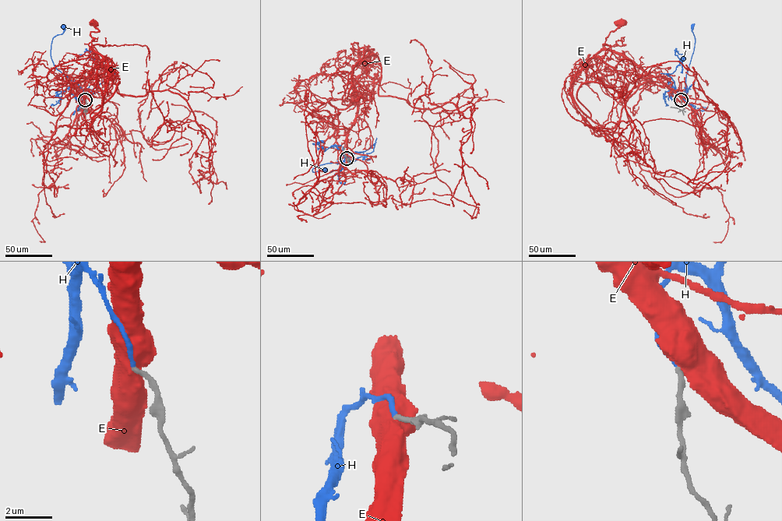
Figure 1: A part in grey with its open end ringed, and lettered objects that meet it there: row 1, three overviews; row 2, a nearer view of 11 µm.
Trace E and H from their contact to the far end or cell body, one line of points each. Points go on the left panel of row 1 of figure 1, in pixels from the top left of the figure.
E: (85, 100), (85, 81), (95, 61), (91, 47), (94, 38), (90, 33), (99, 30), (94, 23)
H: (85, 100), (75, 84), (55, 67), (51, 58), (52, 39), (62, 33), (63, 26)

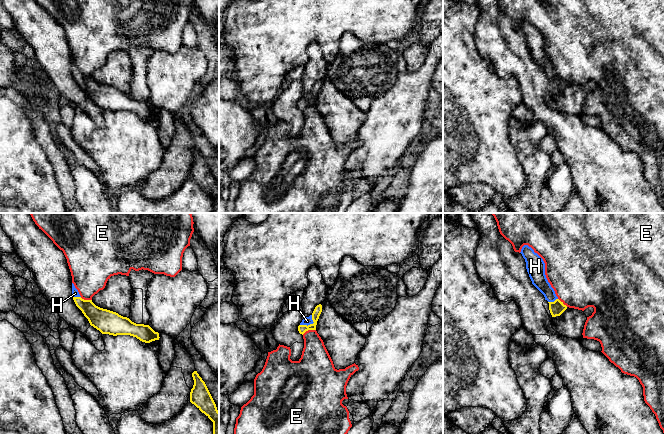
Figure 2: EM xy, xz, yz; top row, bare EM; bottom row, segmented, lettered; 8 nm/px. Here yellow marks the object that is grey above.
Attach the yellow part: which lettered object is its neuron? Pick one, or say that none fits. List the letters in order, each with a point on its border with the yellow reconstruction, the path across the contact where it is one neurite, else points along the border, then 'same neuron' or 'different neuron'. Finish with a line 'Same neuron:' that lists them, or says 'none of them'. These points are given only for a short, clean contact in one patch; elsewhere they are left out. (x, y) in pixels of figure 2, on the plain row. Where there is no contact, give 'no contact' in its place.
E: contact xz (308, 105); border xz (315, 105), (309, 105), (302, 110); different neuron
H: contact xz (310, 100); way xz (302, 105), (310, 100), (307, 97); same neuron
Same neuron: H

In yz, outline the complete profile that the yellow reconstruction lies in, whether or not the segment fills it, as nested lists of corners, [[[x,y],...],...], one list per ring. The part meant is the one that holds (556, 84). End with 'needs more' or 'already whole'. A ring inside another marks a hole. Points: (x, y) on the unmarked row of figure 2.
[[[524,21],[520,28],[525,35],[526,45],[532,60],[544,71],[549,79],[552,93],[560,92],[567,82],[561,78],[555,70],[545,51],[545,39],[543,35],[528,21]]]; needs more

